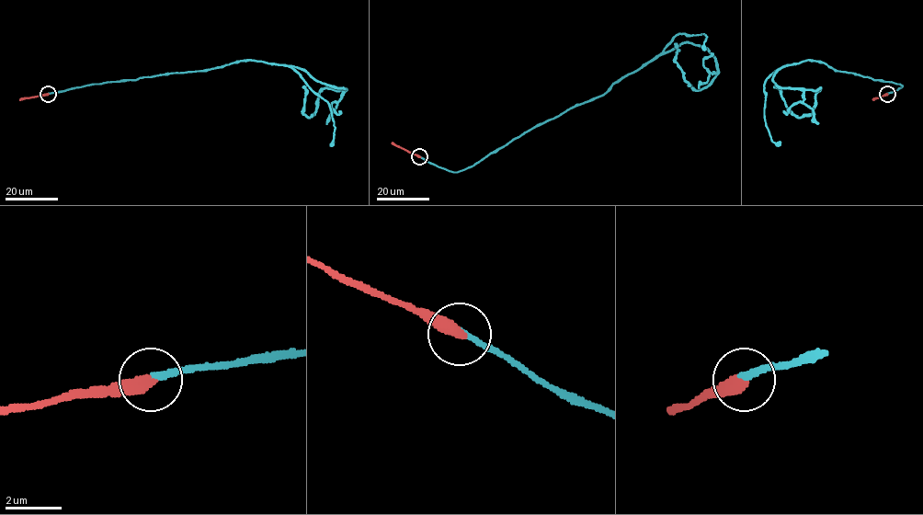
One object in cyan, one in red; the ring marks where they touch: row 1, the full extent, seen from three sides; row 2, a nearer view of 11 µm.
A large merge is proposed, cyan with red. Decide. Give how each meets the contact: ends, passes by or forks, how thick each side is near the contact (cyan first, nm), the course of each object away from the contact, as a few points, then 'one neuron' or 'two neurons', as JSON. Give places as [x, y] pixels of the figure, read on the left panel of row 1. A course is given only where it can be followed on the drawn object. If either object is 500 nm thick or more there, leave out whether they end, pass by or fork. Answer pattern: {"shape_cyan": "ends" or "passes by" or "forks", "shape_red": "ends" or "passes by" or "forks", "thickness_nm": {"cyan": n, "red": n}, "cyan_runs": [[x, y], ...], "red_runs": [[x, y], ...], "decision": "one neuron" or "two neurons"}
{"shape_cyan": "ends", "shape_red": "ends", "thickness_nm": {"cyan": 240, "red": 480}, "cyan_runs": [[48, 94], [249, 60], [295, 66], [314, 79], [345, 89], [324, 89], [308, 118], [302, 86]], "red_runs": [[48, 94], [19, 99]], "decision": "one neuron"}

